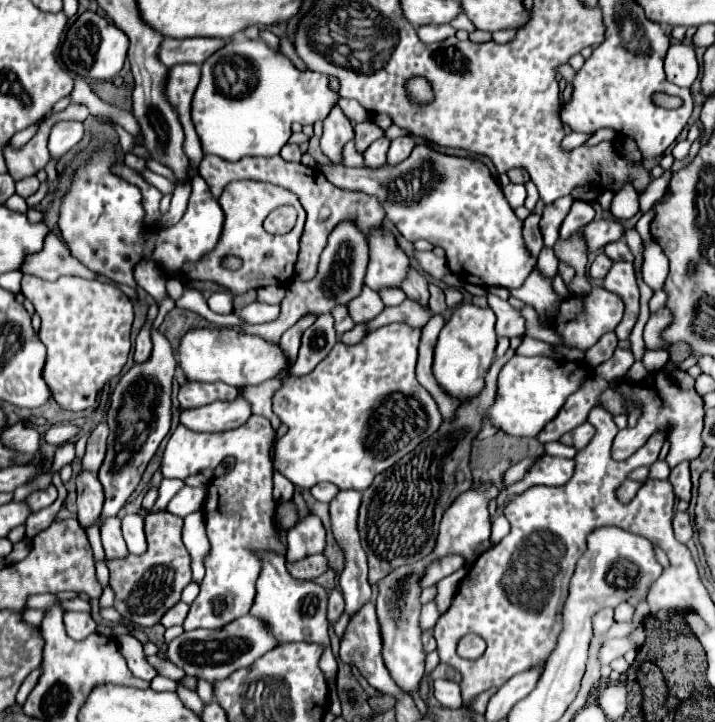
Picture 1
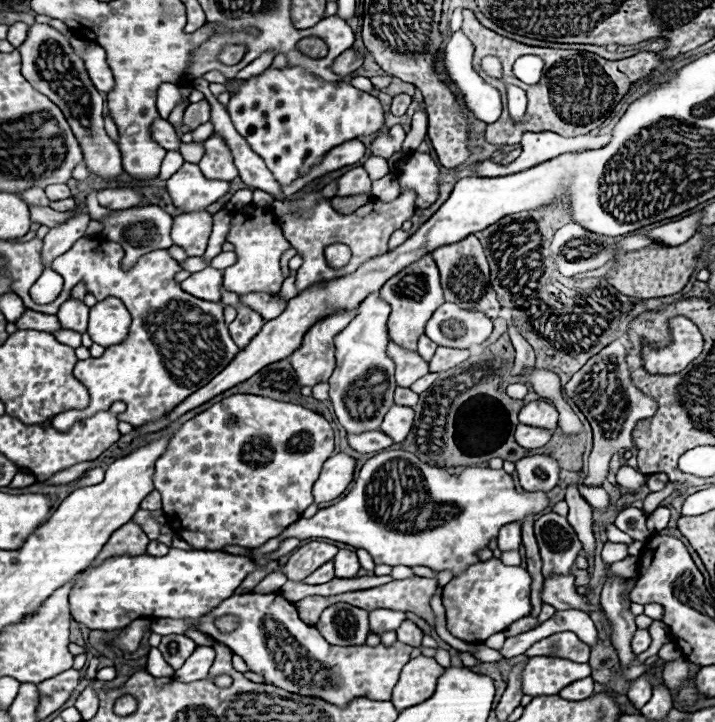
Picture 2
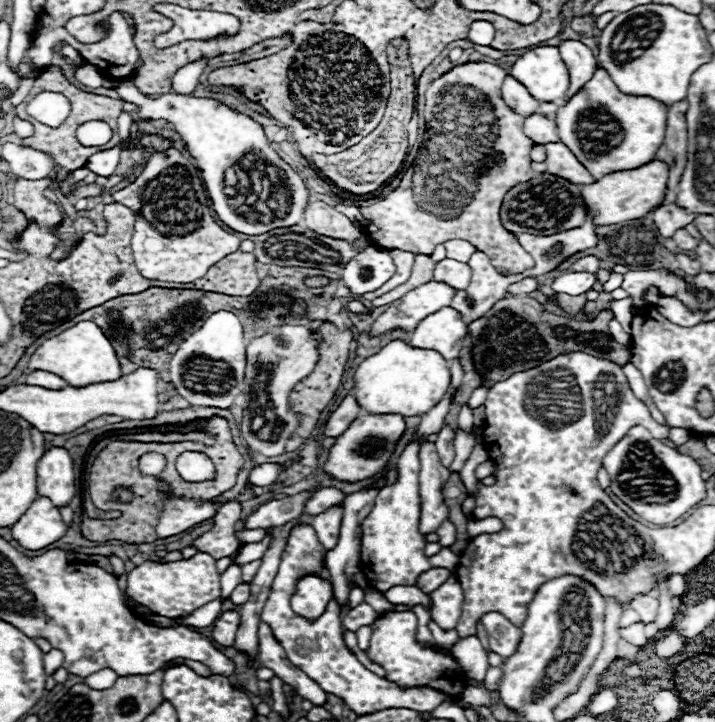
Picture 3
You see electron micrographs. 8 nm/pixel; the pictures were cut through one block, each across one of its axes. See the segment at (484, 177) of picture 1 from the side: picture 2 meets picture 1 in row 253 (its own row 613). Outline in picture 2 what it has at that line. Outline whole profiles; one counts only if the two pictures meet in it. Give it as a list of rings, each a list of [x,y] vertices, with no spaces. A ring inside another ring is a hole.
[[[498,558],[476,562],[444,586],[442,602],[448,616],[448,630],[464,642],[484,642],[512,622],[530,614],[530,574],[522,566],[506,566]]]

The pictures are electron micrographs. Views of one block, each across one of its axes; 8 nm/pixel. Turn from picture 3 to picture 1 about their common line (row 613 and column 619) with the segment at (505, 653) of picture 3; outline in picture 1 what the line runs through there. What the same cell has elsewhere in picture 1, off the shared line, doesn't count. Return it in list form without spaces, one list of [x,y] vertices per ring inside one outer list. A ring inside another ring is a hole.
[[[628,480],[626,484],[622,482],[622,486],[620,486],[620,490],[618,490],[618,498],[620,498],[622,502],[632,500],[632,496],[636,494],[636,490],[638,490],[642,484],[644,484],[644,482],[638,482],[638,480]]]

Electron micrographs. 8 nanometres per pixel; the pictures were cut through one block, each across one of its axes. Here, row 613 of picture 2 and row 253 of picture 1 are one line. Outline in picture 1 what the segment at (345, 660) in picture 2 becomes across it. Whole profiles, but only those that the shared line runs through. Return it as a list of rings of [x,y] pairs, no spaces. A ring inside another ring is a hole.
[[[236,180],[230,182],[224,192],[218,198],[224,214],[226,214],[226,222],[224,222],[224,232],[222,238],[218,242],[218,246],[202,260],[202,262],[194,262],[194,266],[184,266],[178,276],[186,276],[190,280],[212,280],[218,282],[220,286],[224,286],[228,292],[246,292],[250,288],[262,288],[268,284],[276,284],[276,286],[288,286],[292,282],[294,276],[294,262],[298,256],[298,242],[302,236],[302,228],[304,228],[304,208],[300,206],[298,198],[284,190],[278,188],[274,184],[266,184],[266,182],[256,182],[256,180]],[[290,204],[296,208],[298,212],[298,220],[294,224],[294,228],[281,236],[270,236],[264,232],[262,222],[264,218],[284,206]],[[228,256],[236,256],[242,260],[242,266],[232,270],[226,268],[222,264],[224,258]]]

